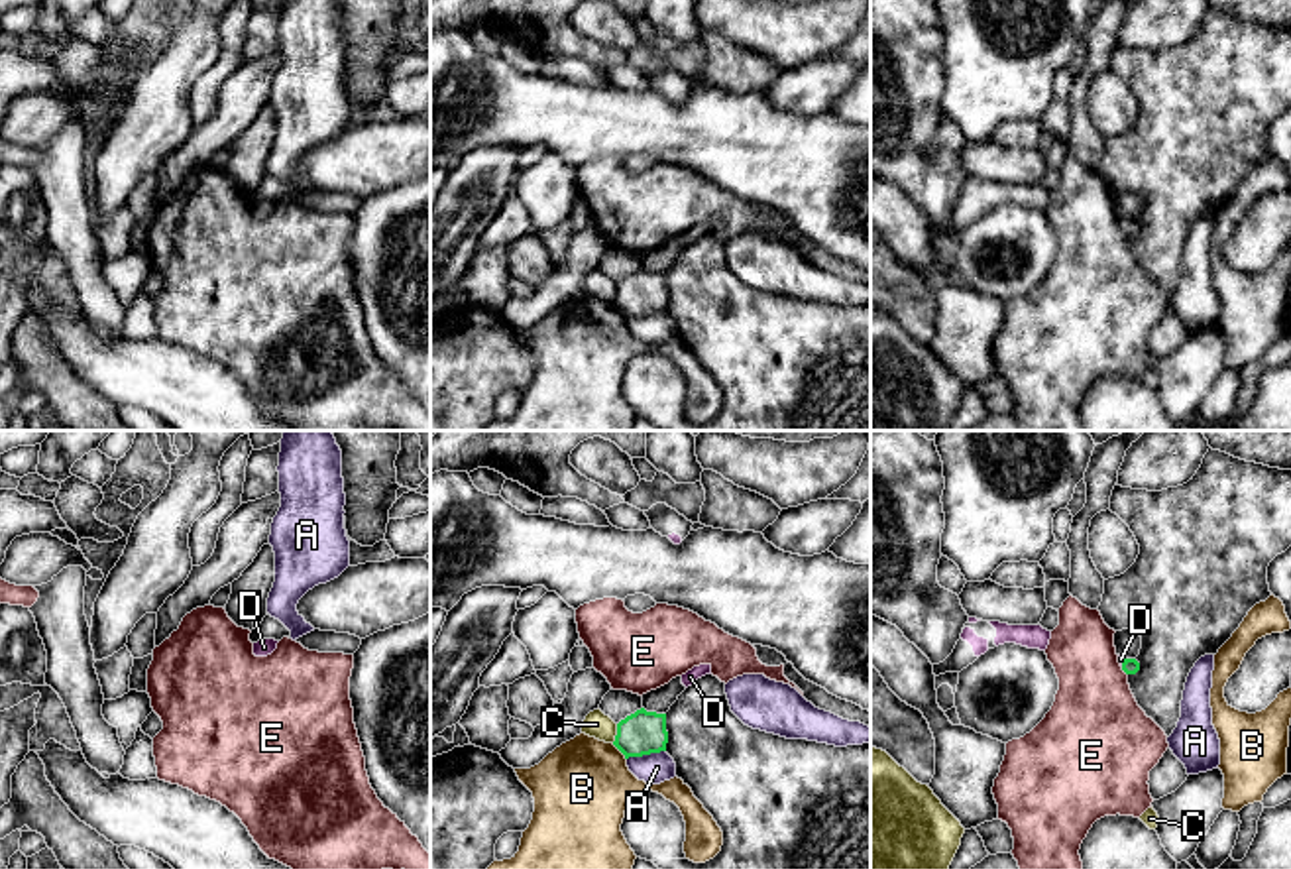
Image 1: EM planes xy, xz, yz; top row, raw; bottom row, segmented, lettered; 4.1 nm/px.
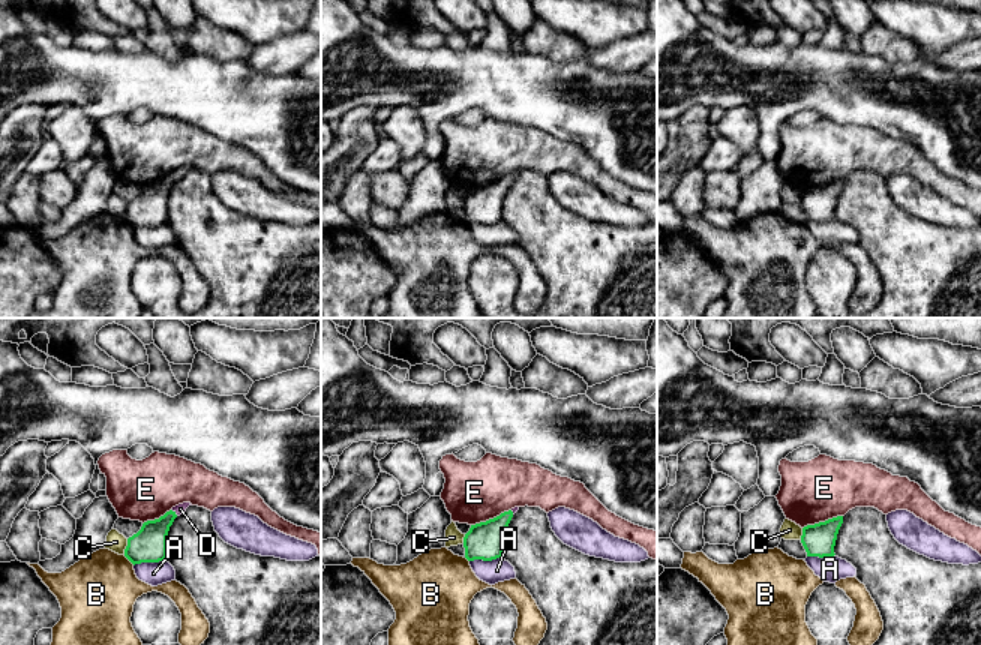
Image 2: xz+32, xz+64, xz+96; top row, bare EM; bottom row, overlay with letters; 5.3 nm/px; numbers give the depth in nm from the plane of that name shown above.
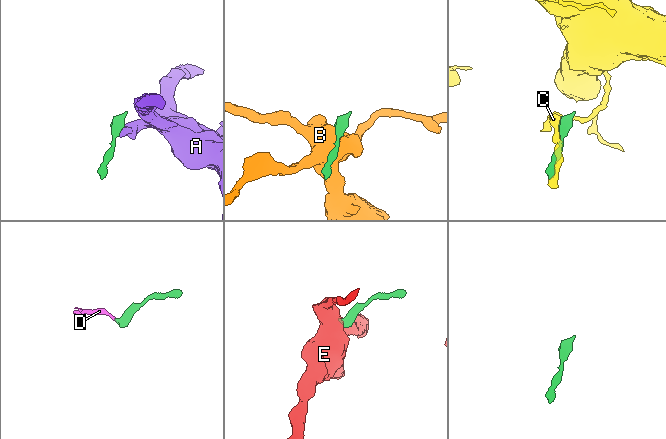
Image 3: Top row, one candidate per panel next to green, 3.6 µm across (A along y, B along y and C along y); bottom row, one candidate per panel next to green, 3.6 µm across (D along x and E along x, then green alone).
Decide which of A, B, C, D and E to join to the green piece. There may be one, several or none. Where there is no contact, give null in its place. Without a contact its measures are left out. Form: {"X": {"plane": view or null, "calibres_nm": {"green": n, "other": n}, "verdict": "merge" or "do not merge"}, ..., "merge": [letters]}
{"A": {"plane": "xz", "calibres_nm": {"green": 180, "other": 130}, "verdict": "do not merge"}, "B": {"plane": "xz", "calibres_nm": {"green": 180, "other": 380}, "verdict": "do not merge"}, "C": {"plane": "xz", "calibres_nm": {"green": 180, "other": 110}, "verdict": "do not merge"}, "D": {"plane": "yz", "calibres_nm": {"green": 60, "other": 30}, "verdict": "merge"}, "E": {"plane": "yz", "calibres_nm": {"green": 60, "other": 380}, "verdict": "do not merge"}, "merge": ["D"]}

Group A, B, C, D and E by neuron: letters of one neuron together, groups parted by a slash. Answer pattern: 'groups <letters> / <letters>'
groups A / B / C / D / E

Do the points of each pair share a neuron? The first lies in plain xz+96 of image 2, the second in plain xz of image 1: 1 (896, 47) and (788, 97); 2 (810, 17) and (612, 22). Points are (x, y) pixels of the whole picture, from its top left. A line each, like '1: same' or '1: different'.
1: different
2: same

